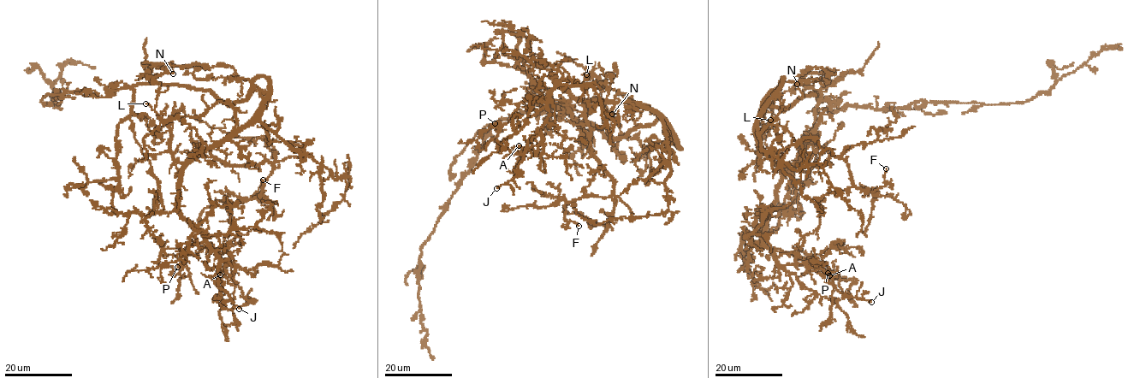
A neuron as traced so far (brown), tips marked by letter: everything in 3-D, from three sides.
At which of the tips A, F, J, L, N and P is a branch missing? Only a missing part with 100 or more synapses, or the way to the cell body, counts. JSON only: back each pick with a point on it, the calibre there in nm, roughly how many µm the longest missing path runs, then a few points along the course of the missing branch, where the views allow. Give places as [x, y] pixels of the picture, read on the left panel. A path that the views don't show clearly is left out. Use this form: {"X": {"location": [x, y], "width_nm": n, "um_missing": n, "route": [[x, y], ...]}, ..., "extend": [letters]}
{"extend": []}

